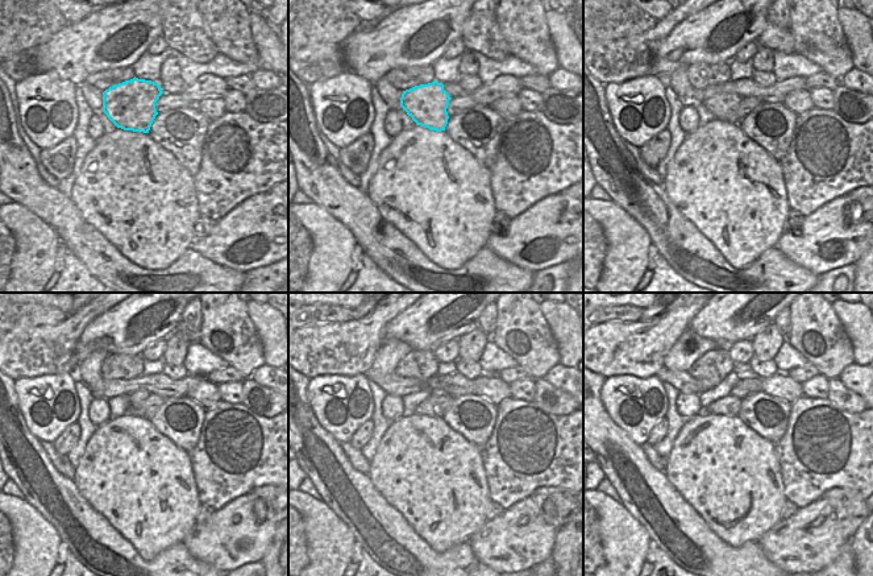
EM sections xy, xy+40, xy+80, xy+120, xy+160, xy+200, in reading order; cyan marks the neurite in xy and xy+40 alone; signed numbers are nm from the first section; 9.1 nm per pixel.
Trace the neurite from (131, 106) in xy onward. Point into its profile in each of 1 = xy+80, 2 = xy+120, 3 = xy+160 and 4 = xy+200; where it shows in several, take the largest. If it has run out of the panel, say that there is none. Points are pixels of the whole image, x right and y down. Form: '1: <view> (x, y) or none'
1: xy+80 (724, 106)
2: xy+120 (137, 397)
3: xy+160 (437, 392)
4: xy+200 (739, 392)

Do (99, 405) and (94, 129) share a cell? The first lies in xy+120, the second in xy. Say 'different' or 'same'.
same

